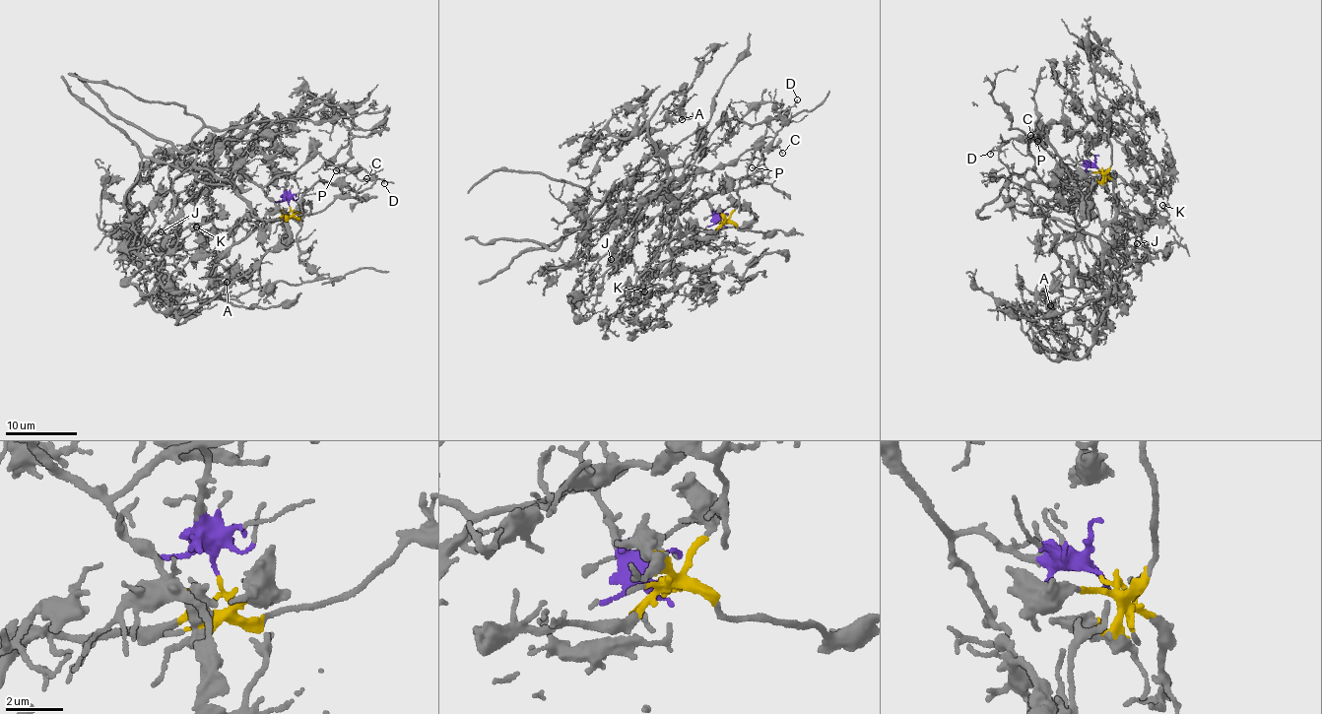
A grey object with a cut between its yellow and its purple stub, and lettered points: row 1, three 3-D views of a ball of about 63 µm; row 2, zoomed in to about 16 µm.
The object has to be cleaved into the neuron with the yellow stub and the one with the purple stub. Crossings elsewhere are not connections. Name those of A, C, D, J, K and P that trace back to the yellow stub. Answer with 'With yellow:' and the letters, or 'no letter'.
With yellow: A, J, K

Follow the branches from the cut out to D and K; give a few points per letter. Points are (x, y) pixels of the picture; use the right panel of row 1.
D: (1098, 168), (1060, 158), (1039, 133), (1042, 134), (1012, 139), (998, 150), (991, 150), (989, 154)
K: (1098, 170), (1102, 169), (1113, 183), (1112, 201), (1126, 217), (1163, 211), (1162, 205)

